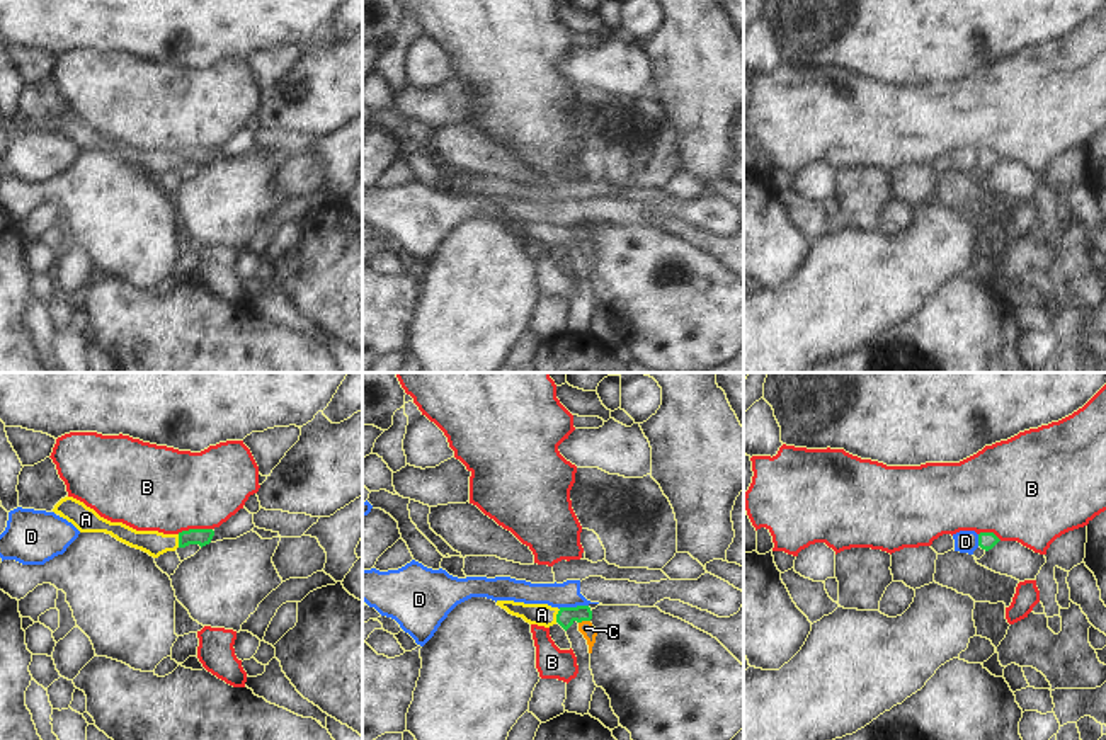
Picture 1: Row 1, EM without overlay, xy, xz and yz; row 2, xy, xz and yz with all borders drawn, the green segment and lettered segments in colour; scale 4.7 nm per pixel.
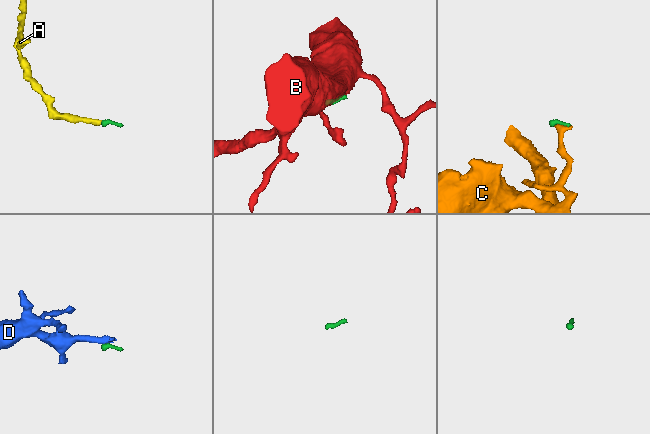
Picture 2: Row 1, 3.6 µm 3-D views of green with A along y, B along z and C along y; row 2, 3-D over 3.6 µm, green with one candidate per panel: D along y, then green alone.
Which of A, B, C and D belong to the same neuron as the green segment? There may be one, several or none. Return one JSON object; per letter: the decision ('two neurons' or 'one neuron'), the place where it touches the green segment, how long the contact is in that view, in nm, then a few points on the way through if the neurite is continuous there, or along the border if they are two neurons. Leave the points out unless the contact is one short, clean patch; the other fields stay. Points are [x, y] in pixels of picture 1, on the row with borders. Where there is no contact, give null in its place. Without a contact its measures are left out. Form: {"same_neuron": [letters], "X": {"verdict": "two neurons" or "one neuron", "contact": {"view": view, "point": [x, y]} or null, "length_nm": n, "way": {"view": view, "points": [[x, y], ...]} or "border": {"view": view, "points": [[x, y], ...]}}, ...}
{"same_neuron": ["A"], "A": {"verdict": "one neuron", "contact": {"view": "xy", "point": [179, 541]}, "length_nm": 60, "way": {"view": "xy", "points": [[193, 536], [179, 541], [155, 543]]}}, "B": {"verdict": "two neurons", "contact": {"view": "xy", "point": [194, 529]}, "length_nm": 170, "border": {"view": "xy", "points": [[211, 528], [189, 528], [177, 533]]}}, "C": {"verdict": "two neurons", "contact": {"view": "xz", "point": [584, 620]}, "length_nm": 60, "border": {"view": "xz", "points": [[589, 620], [579, 623]]}}, "D": {"verdict": "two neurons", "contact": {"view": "xz", "point": [572, 608]}, "length_nm": 140, "border": {"view": "xz", "points": [[587, 604], [558, 608]]}}}

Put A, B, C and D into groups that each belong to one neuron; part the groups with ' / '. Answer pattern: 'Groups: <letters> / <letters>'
Groups: A / B / C / D.

